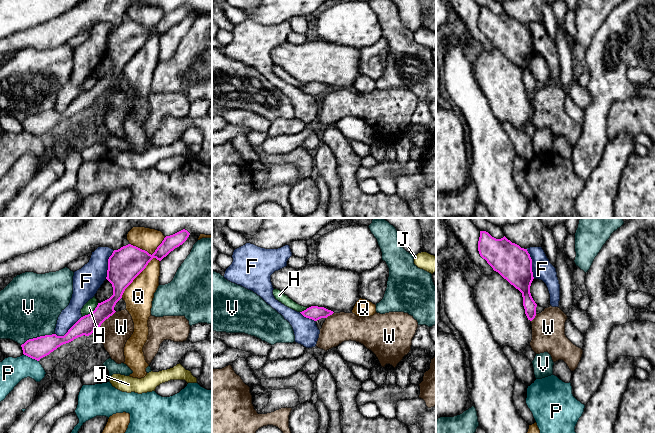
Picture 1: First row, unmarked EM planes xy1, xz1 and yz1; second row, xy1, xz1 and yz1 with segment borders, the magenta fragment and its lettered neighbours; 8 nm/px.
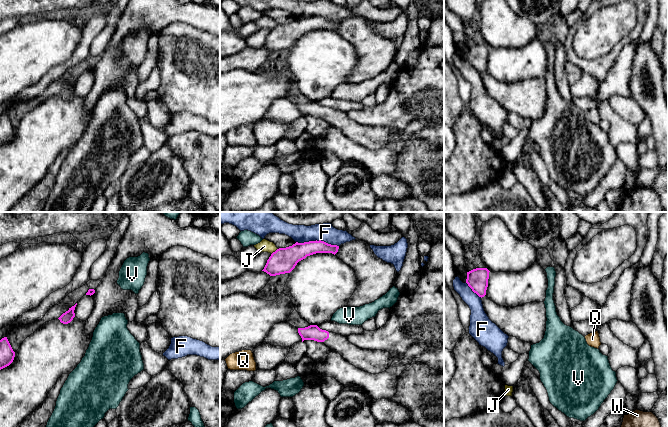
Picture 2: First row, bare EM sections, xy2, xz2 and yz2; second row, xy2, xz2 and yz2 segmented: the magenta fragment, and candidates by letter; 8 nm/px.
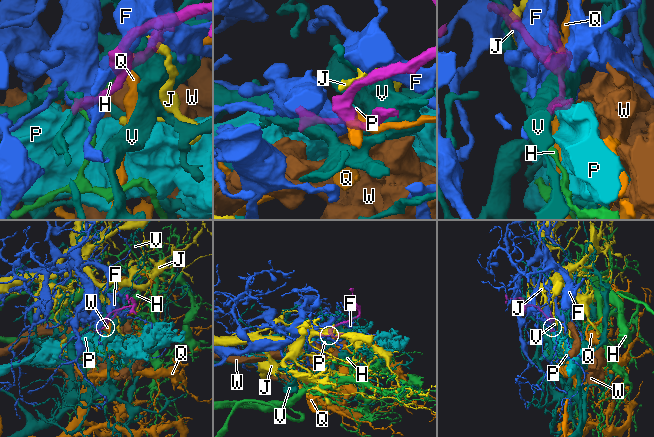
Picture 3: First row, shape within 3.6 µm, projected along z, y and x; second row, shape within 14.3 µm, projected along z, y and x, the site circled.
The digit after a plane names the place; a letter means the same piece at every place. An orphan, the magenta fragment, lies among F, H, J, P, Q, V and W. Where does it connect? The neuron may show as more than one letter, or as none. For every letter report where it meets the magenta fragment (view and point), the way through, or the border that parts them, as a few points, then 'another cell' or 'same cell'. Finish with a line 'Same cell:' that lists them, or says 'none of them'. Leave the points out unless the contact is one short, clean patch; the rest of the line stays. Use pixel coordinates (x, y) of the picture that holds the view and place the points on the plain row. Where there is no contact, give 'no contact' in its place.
F: contact xz2 (316, 16); another cell
H: contact xy1 (92, 88); another cell
J: contact xz2 (275, 27); border xz2 (277, 24), (271, 30); another cell
P: contact xy1 (31, 133); border xy1 (24, 130), (38, 137); another cell
Q: contact xy1 (138, 50); another cell
V: contact xy1 (37, 113); another cell
W: contact xy1 (107, 94); border xy1 (115, 87), (99, 102); another cell
Same cell: none of them

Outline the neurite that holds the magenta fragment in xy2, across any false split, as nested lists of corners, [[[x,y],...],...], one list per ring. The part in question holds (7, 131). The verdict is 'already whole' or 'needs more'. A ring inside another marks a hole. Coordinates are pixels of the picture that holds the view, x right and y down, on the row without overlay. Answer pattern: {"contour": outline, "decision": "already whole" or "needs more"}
{"contour": [[[7,113],[0,116],[0,146],[9,142],[15,133],[15,128],[13,127]]], "decision": "already whole"}

